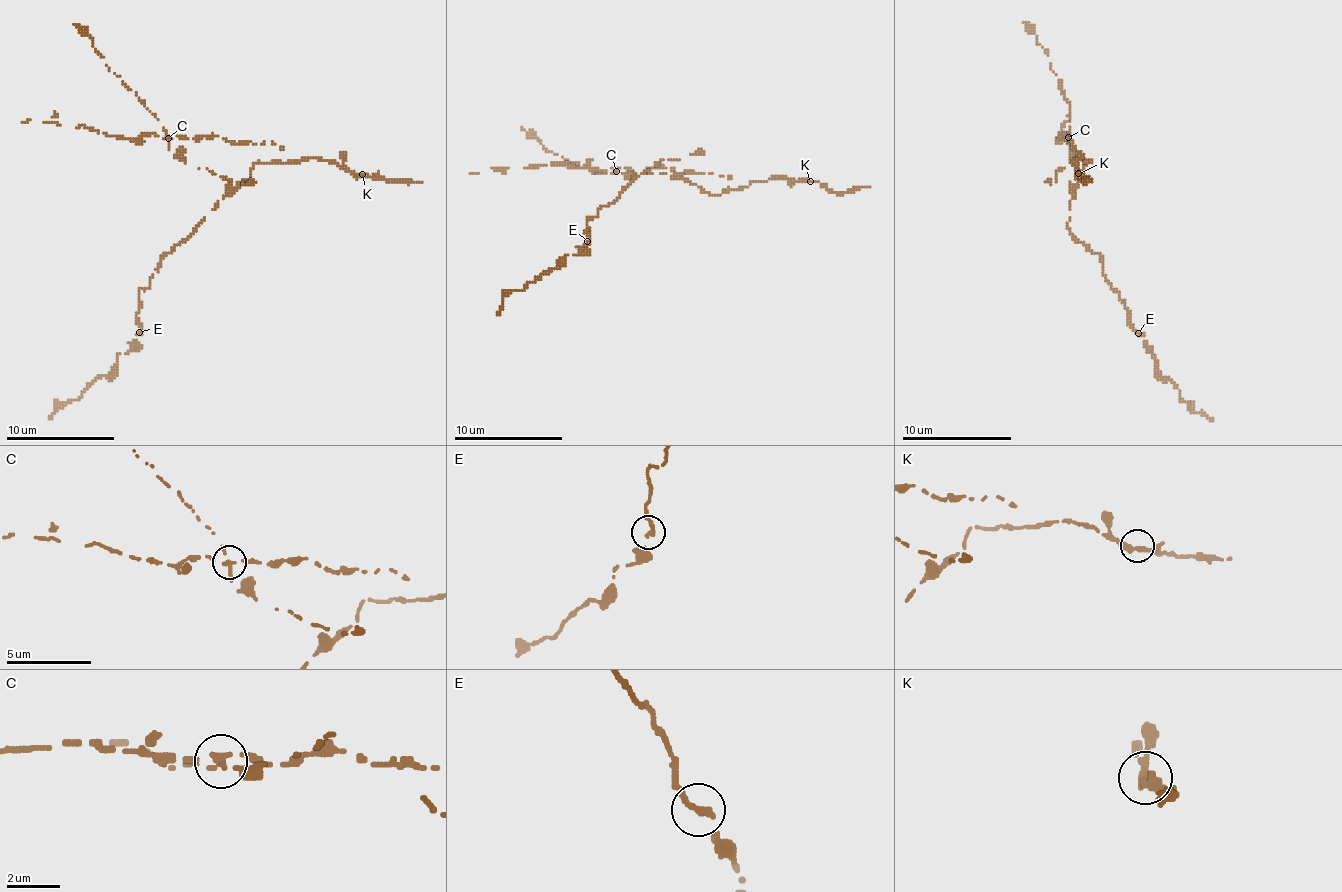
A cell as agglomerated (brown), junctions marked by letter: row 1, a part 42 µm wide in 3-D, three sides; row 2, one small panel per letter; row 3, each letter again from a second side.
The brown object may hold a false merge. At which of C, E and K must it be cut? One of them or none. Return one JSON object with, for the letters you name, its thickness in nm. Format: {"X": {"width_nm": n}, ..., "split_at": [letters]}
{"C": {"width_nm": 240}, "split_at": ["C"]}

